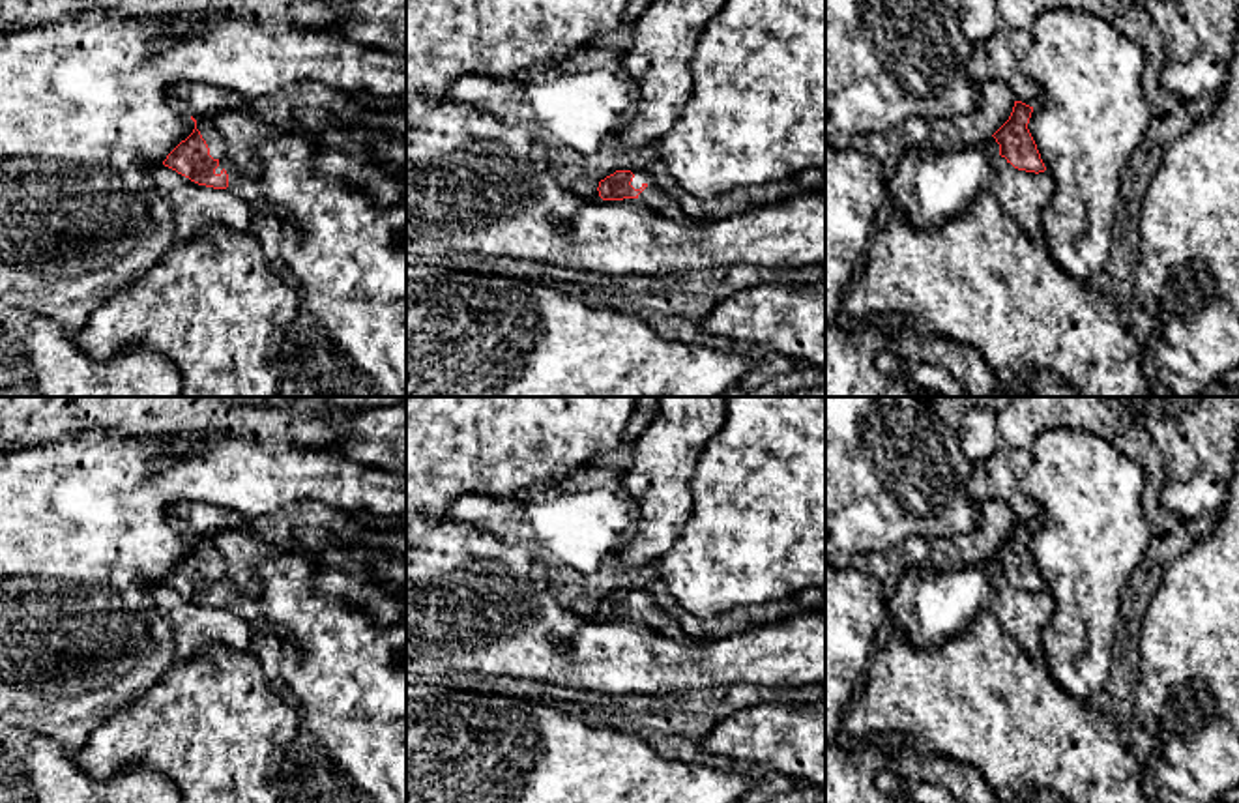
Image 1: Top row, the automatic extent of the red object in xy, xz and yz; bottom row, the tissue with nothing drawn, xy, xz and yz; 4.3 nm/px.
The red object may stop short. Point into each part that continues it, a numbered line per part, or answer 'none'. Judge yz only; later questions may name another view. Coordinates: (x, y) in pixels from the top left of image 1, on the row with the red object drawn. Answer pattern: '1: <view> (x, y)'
none

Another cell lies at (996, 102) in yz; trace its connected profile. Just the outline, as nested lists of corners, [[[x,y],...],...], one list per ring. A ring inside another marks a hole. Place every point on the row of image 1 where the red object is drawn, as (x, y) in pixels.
[[[977,80],[973,88],[979,94],[977,125],[988,135],[994,135],[1011,116],[1014,94],[999,80]]]

